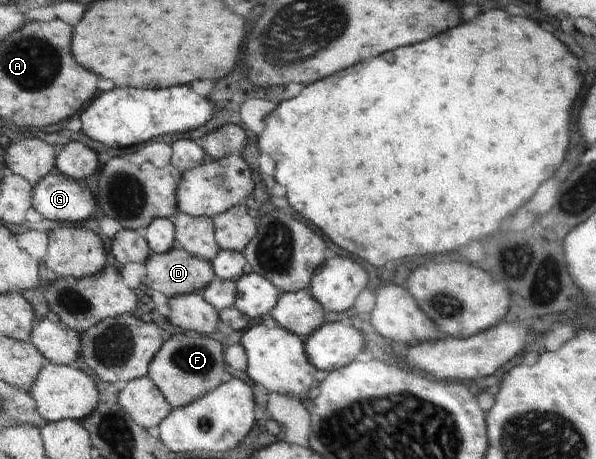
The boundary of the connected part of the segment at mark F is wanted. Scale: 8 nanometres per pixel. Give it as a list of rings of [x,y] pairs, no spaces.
[[[193,332],[176,333],[166,338],[149,365],[149,378],[156,384],[166,401],[176,408],[184,407],[214,391],[230,375],[226,372],[224,349],[218,340]]]

